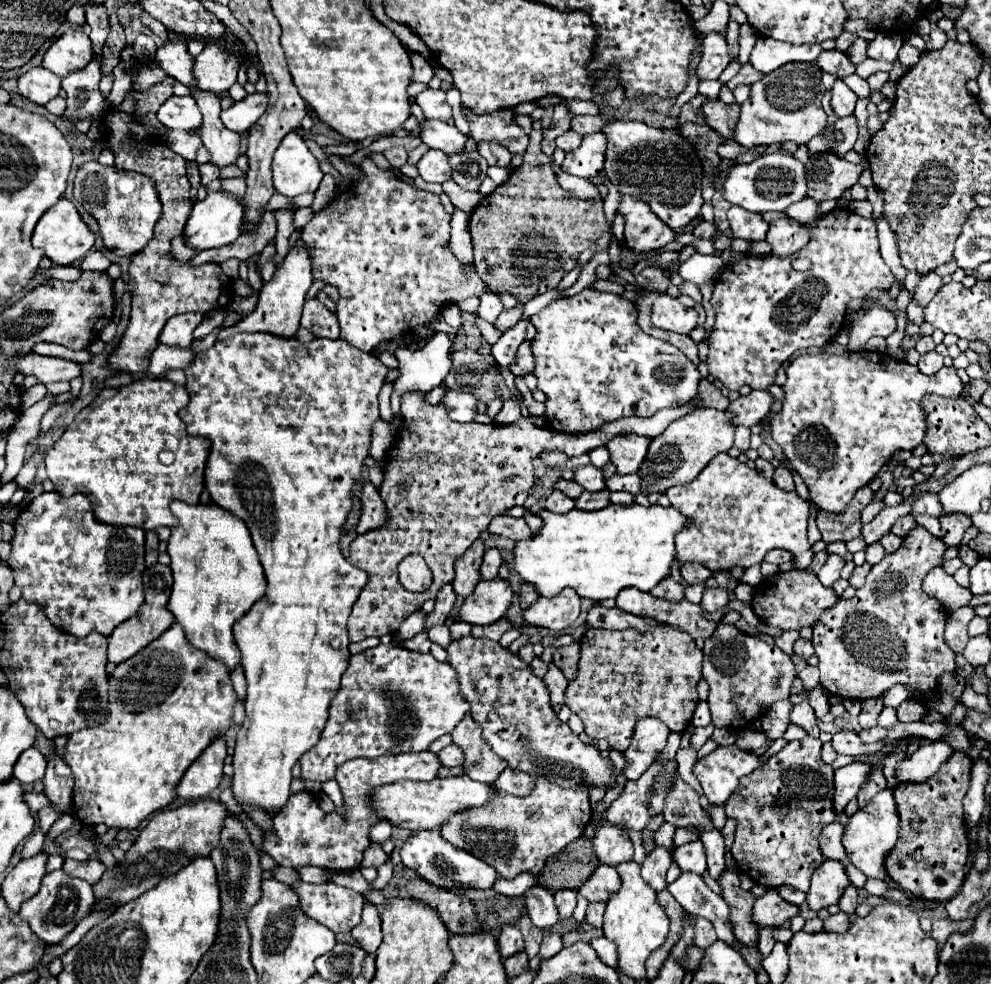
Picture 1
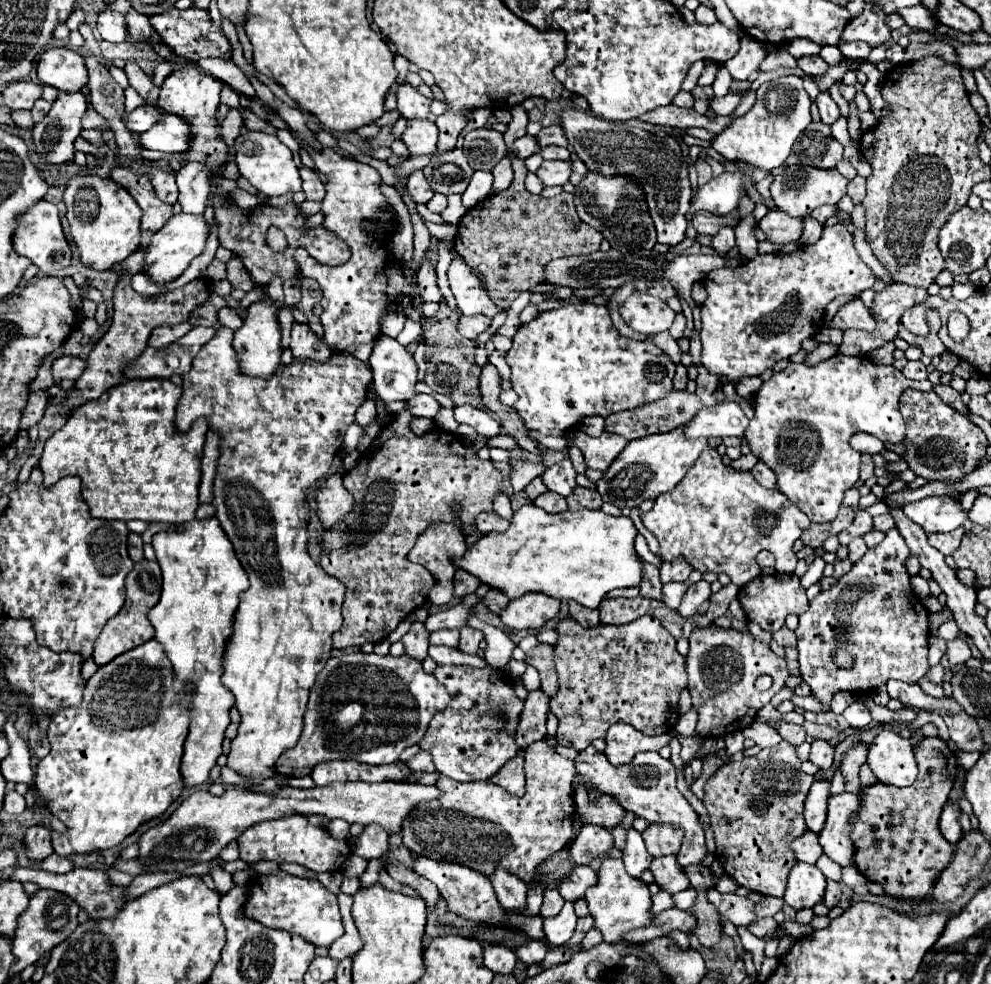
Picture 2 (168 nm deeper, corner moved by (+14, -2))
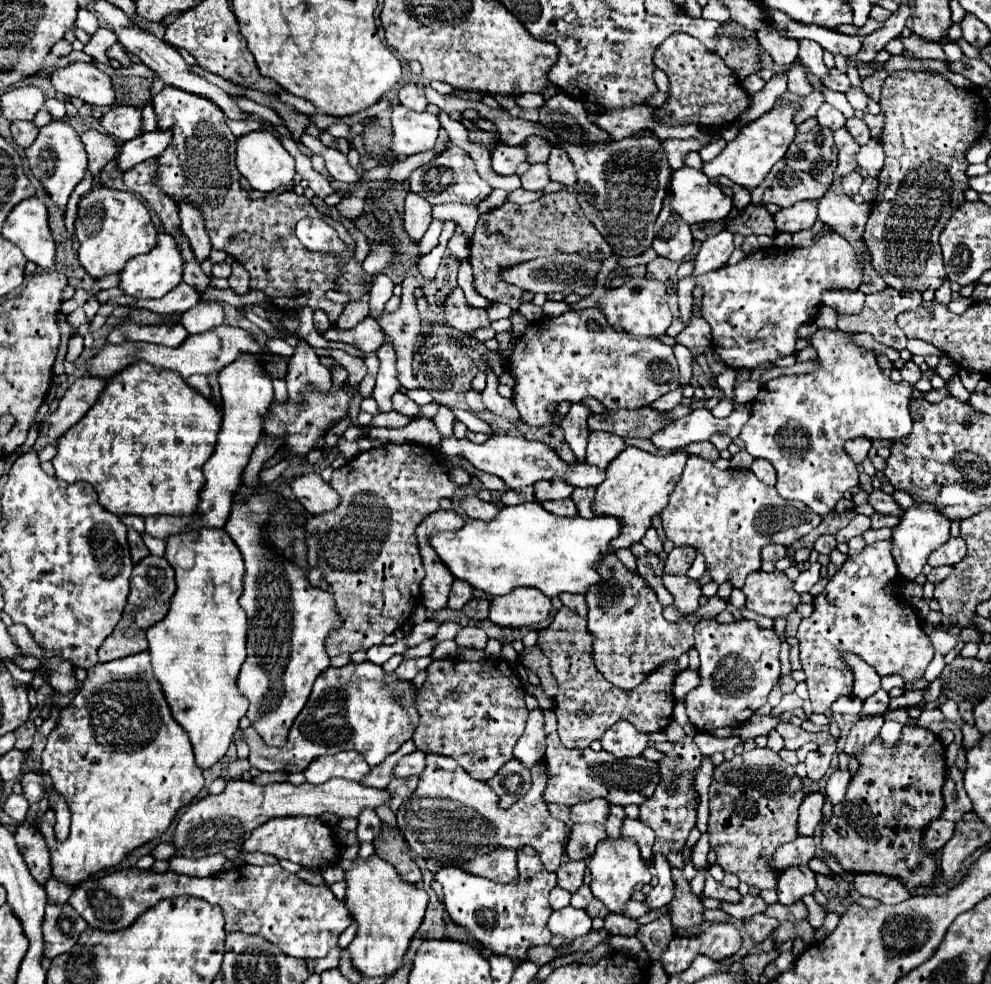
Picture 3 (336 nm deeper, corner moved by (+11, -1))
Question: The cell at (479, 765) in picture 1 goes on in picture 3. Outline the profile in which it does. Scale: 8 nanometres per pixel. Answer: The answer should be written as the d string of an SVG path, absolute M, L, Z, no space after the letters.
M439 659L427 667L427 679L417 693L419 725L413 733L417 749L423 753L441 753L455 759L471 777L481 781L491 779L511 757L517 739L523 735L527 723L525 689L517 679L513 667L505 659L483 659L479 663L469 663L461 659Z

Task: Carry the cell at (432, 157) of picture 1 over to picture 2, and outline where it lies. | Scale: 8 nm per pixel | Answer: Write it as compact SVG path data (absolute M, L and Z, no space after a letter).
M414 170L410 174L408 192L416 204L426 204L434 196L434 190L430 190L430 184L426 182L426 176L422 174L422 170Z

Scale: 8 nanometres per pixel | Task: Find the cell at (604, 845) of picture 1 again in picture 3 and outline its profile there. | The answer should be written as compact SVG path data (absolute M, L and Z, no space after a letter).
M575 823L571 827L571 835L567 839L567 847L565 847L565 855L573 861L587 861L593 853L599 841L607 839L605 827L603 825L593 825L593 823Z

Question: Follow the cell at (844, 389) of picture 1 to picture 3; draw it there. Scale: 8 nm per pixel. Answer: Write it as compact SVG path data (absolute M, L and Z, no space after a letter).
M817 329L808 338L811 346L817 350L819 367L805 375L783 375L779 379L767 381L757 399L753 401L751 419L741 429L741 439L745 449L753 457L763 457L771 461L777 471L777 491L785 499L795 499L805 503L811 511L819 515L827 515L835 509L837 501L851 487L859 485L857 465L843 451L843 443L853 437L867 439L899 439L905 437L911 429L911 413L909 401L913 393L913 385L901 381L893 383L875 361L875 353L859 347L851 333L839 329Z

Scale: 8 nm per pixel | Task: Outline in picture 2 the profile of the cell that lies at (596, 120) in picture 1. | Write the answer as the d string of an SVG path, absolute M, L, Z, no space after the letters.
M558 124L542 128L542 132L540 132L536 138L538 138L540 146L556 144L556 146L566 146L566 148L568 148L568 144L566 144L566 134L564 134L564 130L562 130Z

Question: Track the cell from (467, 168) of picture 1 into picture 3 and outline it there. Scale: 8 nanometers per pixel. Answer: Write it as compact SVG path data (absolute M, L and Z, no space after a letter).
M447 147L439 157L435 157L427 167L419 167L409 177L409 187L413 193L419 193L419 197L425 197L431 205L455 201L465 205L475 205L491 195L491 185L479 177L475 171L473 159L459 147Z

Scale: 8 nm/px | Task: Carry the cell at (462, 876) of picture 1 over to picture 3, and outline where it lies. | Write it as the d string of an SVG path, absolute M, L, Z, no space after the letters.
M524 846L517 851L517 881L511 881L507 885L497 885L485 877L477 877L477 875L471 875L463 869L457 869L457 867L443 867L435 879L443 885L443 891L445 891L445 909L449 913L449 917L465 927L471 937L475 941L479 941L487 951L491 951L491 955L507 955L511 957L511 961L515 965L523 963L527 959L527 951L531 947L537 947L537 945L545 945L551 941L551 931L547 927L547 919L549 915L553 913L551 905L549 905L549 891L557 885L557 875L549 869L545 869L545 865L541 865L541 859L537 857L537 851L531 846Z

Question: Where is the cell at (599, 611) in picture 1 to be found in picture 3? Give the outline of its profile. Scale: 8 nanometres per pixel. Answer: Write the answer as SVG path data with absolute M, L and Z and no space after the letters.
M563 593L563 595L559 595L559 599L561 599L563 605L575 609L581 617L587 615L587 603L585 603L585 597L583 597L583 595L569 595L569 593Z

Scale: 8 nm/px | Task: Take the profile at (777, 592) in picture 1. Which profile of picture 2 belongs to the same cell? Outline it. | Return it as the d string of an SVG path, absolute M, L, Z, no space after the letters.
M760 574L752 582L740 588L738 600L746 612L746 618L756 622L762 630L776 632L784 626L788 614L804 614L808 610L806 590L800 586L800 578L796 574Z

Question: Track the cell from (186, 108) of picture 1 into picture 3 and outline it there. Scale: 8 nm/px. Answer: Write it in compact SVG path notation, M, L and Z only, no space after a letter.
M119 105L103 113L99 119L99 125L105 129L107 135L117 137L121 141L129 141L139 135L141 127L141 109L129 107L129 105Z

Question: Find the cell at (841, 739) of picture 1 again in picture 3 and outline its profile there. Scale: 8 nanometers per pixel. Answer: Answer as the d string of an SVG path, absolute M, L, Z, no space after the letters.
M823 749L807 753L807 759L805 759L807 777L813 779L813 781L819 781L825 775L825 771L829 769L831 757L833 757L833 753L831 751L823 751Z

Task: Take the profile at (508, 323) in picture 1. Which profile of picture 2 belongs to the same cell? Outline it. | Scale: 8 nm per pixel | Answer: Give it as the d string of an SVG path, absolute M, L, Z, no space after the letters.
M460 316L460 322L458 322L458 332L468 340L476 340L488 328L490 328L490 318L486 316L472 316L472 318Z

